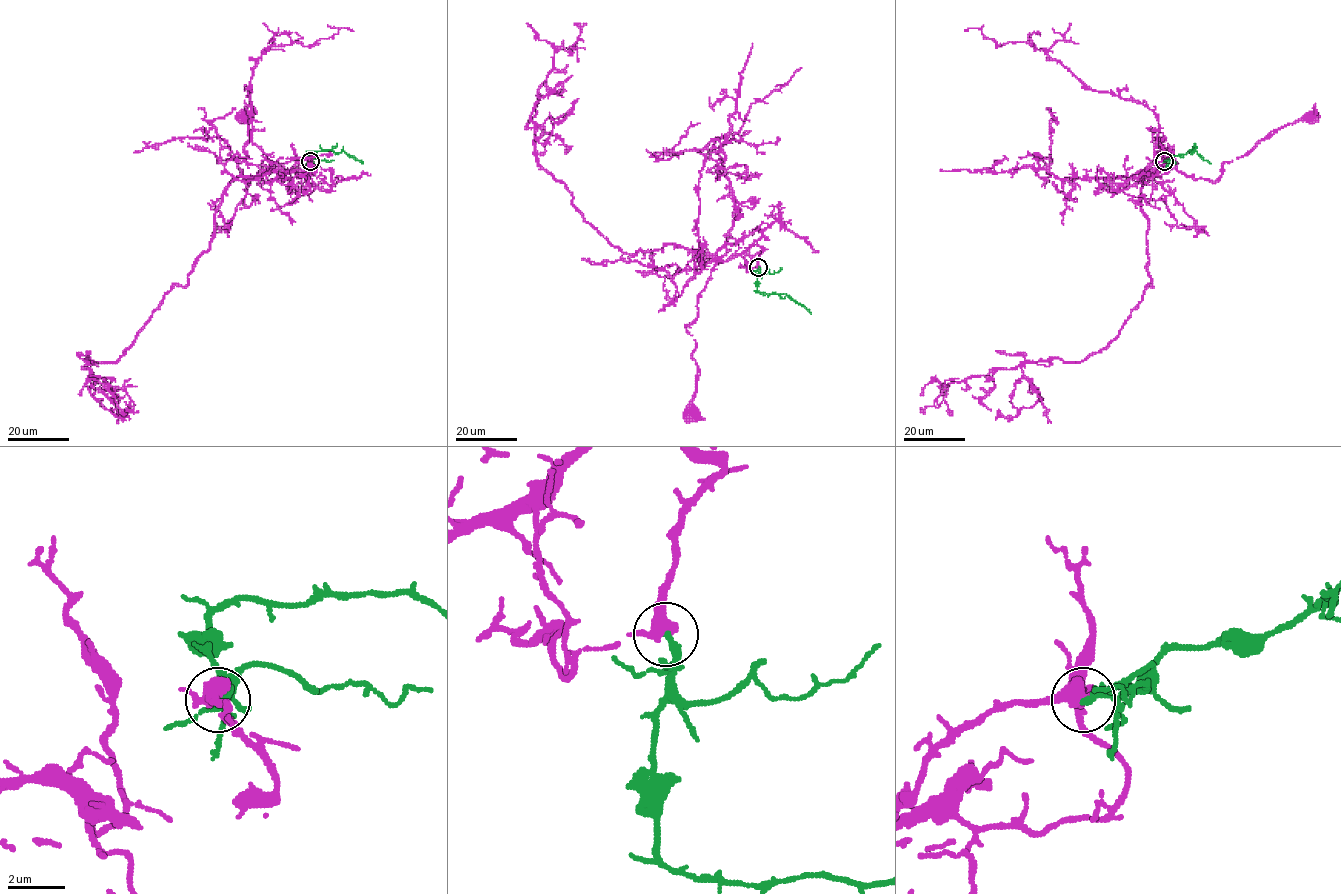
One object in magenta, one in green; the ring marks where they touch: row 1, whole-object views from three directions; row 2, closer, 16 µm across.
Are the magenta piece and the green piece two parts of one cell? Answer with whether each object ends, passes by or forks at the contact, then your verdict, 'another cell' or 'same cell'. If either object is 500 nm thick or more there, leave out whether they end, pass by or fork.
magenta passes by; green ends; same cell

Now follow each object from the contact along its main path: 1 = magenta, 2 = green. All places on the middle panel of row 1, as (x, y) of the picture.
1: (758, 267), (764, 249), (750, 245), (717, 260), (700, 292), (696, 319), (686, 327), (698, 369), (689, 412)
2: (758, 267), (759, 292), (785, 293), (811, 314)

